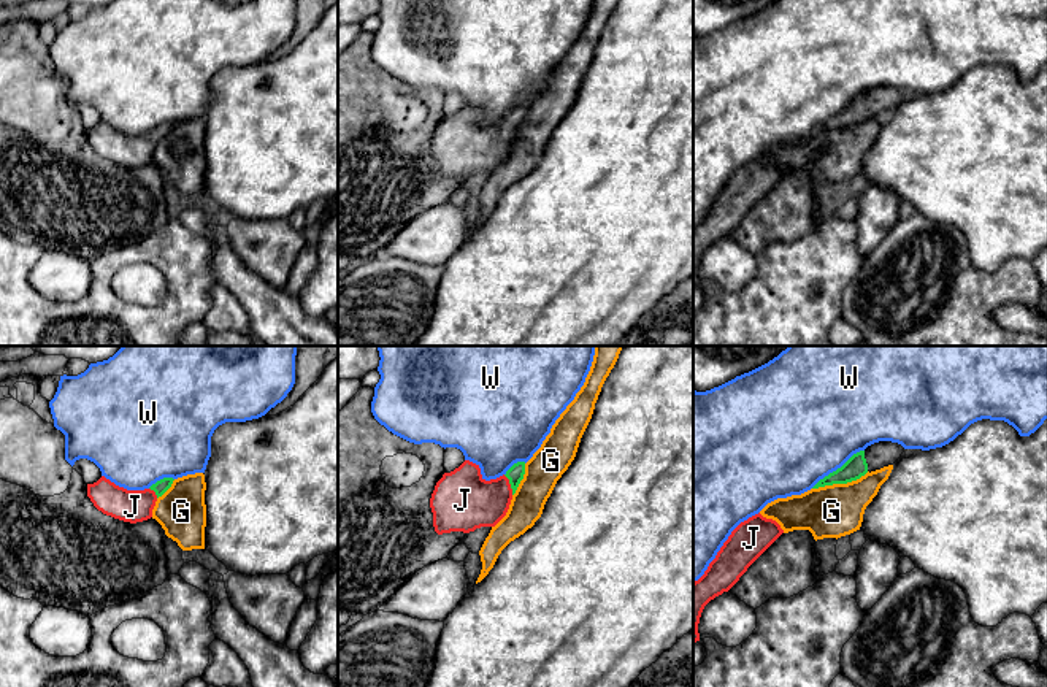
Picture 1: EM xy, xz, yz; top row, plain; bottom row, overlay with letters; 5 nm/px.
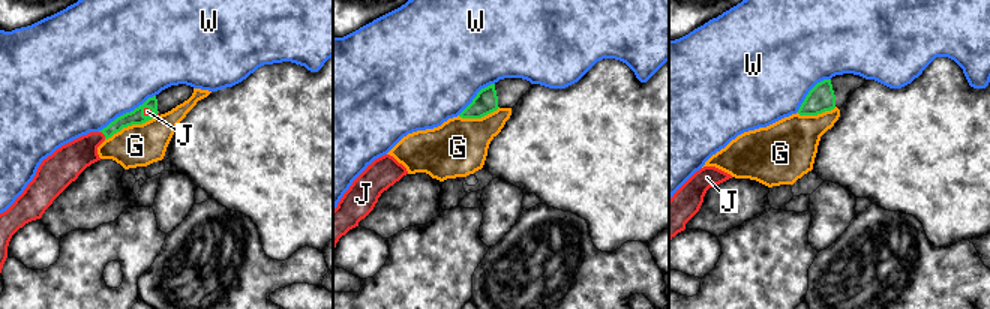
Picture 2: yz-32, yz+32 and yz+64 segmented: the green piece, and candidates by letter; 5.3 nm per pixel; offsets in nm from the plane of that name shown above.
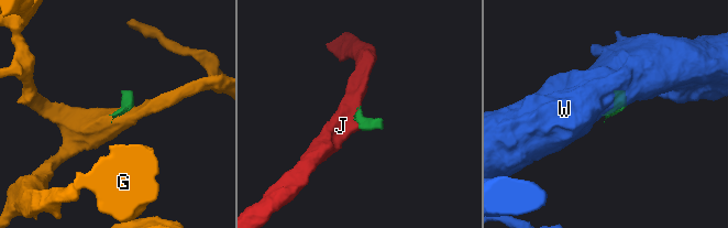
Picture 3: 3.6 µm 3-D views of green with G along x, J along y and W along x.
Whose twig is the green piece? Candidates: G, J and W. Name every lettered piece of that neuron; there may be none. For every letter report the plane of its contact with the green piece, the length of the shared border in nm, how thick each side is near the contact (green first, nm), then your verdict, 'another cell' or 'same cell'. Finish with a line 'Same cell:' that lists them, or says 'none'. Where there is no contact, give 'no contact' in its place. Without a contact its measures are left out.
G: meets green in yz; contact 300 nm long; 110 nm thick on the green side, 260 nm on the other; another cell
J: meets green in xz; contact 120 nm long; 80 nm thick on the green side, 300 nm on the other; same cell
W: meets green in yz; contact 340 nm long; 110 nm thick on the green side, 500 nm on the other; another cell
Same cell: J

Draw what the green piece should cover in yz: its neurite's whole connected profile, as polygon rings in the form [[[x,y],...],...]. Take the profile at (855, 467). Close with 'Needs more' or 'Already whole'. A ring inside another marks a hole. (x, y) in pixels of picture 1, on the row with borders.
[[[860,451],[853,454],[841,468],[820,479],[812,489],[833,484],[847,484],[860,479],[866,473],[868,473],[868,463],[865,459],[865,451]]]. Already whole

